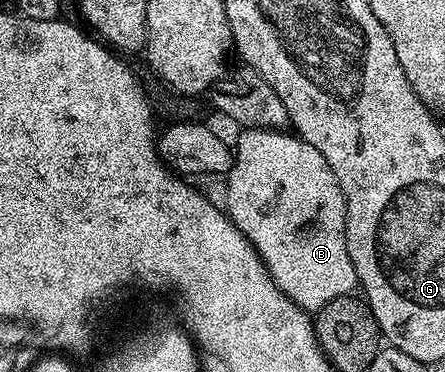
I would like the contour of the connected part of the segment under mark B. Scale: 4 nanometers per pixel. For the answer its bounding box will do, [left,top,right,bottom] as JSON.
[224,129,359,311]

